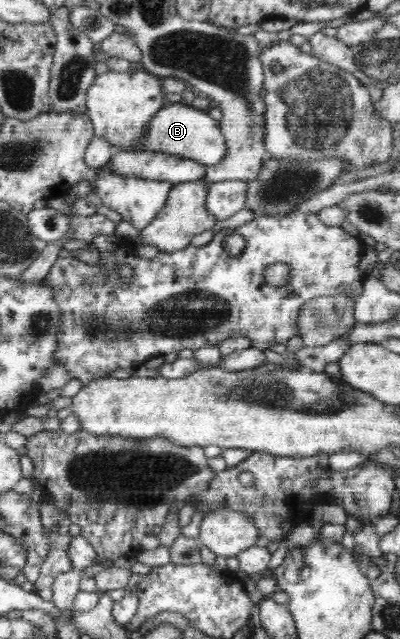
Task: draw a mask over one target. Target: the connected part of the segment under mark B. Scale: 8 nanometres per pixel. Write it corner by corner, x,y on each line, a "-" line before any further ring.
181,102
166,103
153,115
147,125
143,141
133,150
154,151
189,158
201,165
209,166
223,161
227,146
220,122
210,117
208,110
199,110

